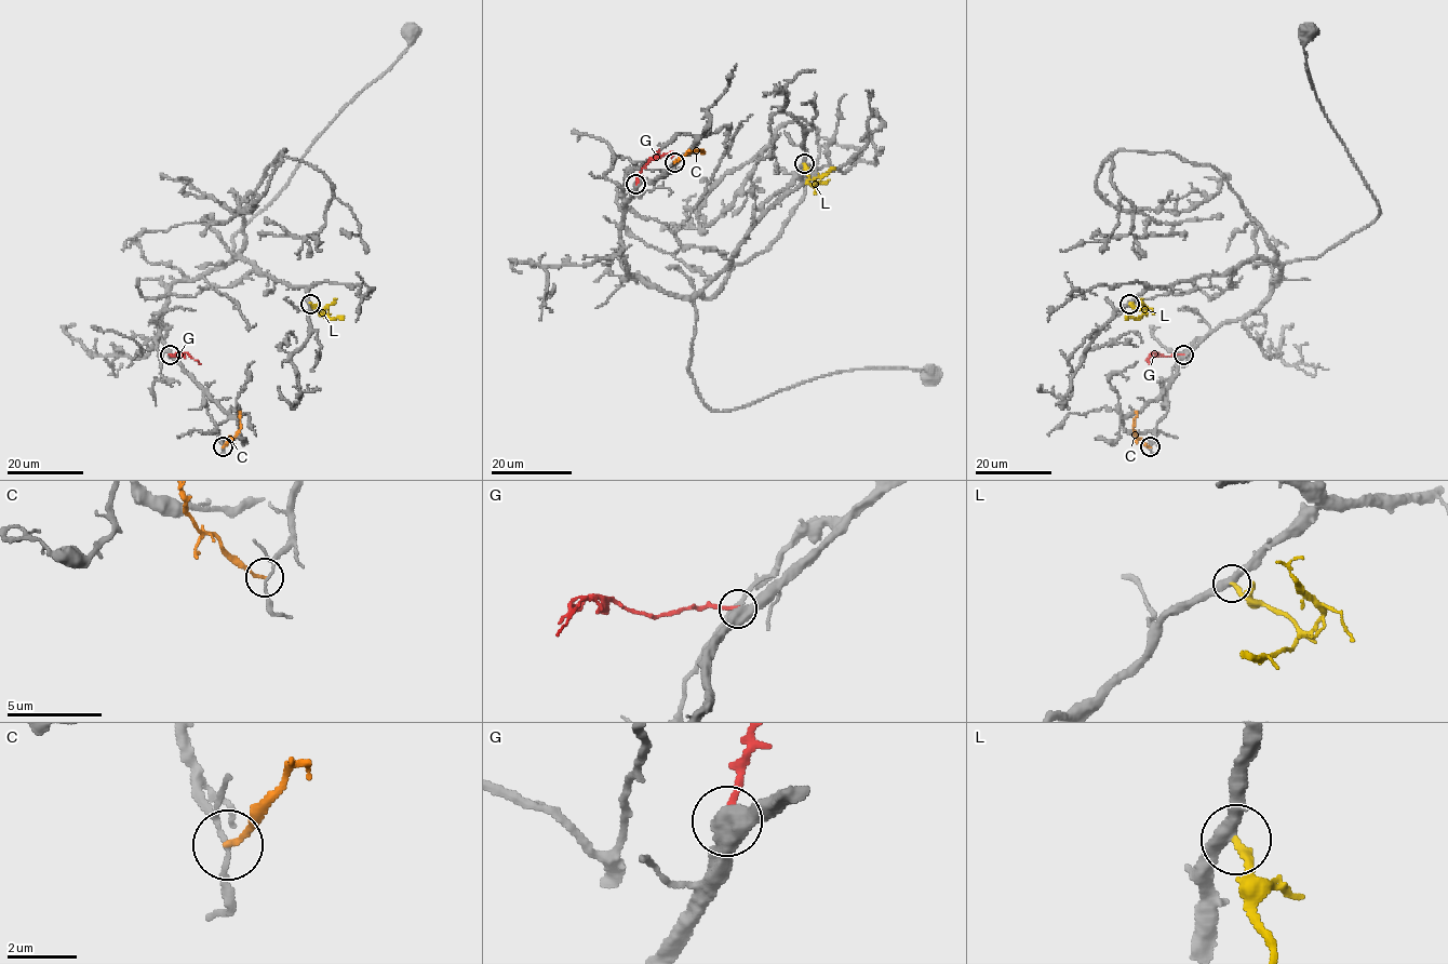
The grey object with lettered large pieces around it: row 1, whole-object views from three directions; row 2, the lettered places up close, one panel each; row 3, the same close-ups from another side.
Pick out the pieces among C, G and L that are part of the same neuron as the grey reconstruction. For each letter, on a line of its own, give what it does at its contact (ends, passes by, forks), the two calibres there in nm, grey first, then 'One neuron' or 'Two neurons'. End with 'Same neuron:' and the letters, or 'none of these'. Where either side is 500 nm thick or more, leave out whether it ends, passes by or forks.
C: It ends there. Thickness 120 nm (grey) against 140 nm. Two neurons
G: Thickness 550 nm (grey) against 190 nm. Two neurons
L: It ends there. Thickness 380 nm (grey) against 240 nm. One neuron
Same neuron: L

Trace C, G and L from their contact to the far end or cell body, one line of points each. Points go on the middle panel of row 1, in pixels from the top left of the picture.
C: (675, 162), (692, 150), (699, 148), (705, 154)
G: (637, 183), (639, 173), (652, 159), (671, 152), (671, 157)
L: (804, 164), (808, 181), (827, 175), (834, 166)

